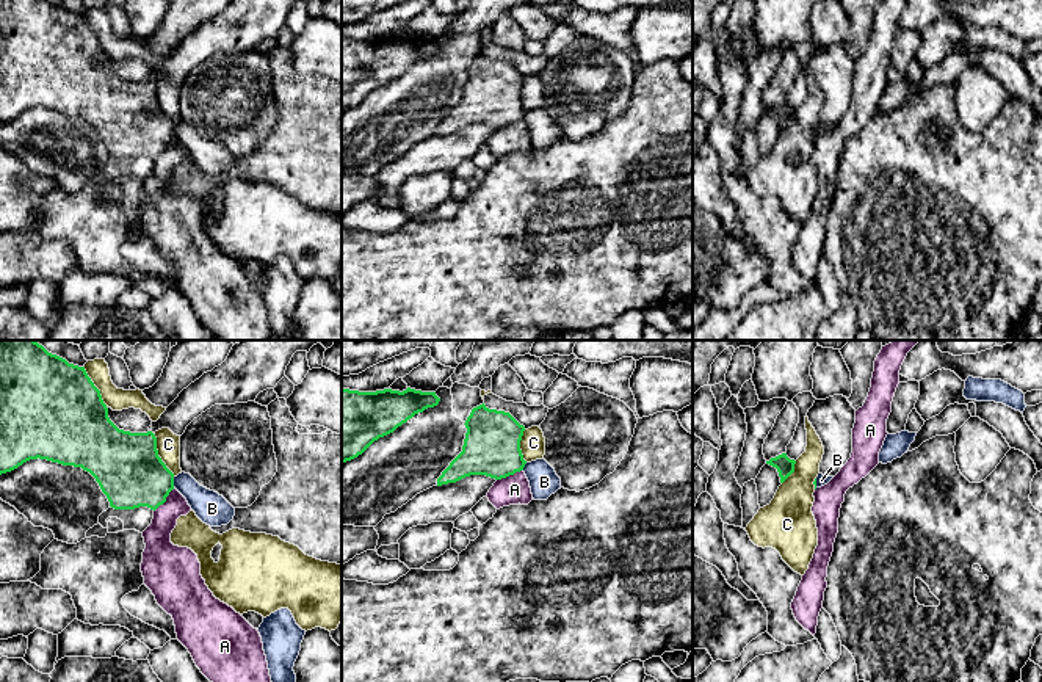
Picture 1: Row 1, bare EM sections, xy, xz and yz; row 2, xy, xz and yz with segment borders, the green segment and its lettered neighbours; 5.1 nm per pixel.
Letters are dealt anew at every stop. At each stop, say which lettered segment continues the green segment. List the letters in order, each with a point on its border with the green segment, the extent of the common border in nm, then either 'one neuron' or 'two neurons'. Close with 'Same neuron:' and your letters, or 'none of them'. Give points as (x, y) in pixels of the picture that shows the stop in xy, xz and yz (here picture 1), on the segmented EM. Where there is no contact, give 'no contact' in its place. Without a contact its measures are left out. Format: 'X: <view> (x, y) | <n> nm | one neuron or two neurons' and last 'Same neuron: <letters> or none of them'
A: xz (510, 474) | 150 nm | two neurons
B: xy (173, 482) | 60 nm | two neurons
C: xy (157, 455) | 260 nm | two neurons
Same neuron: none of them

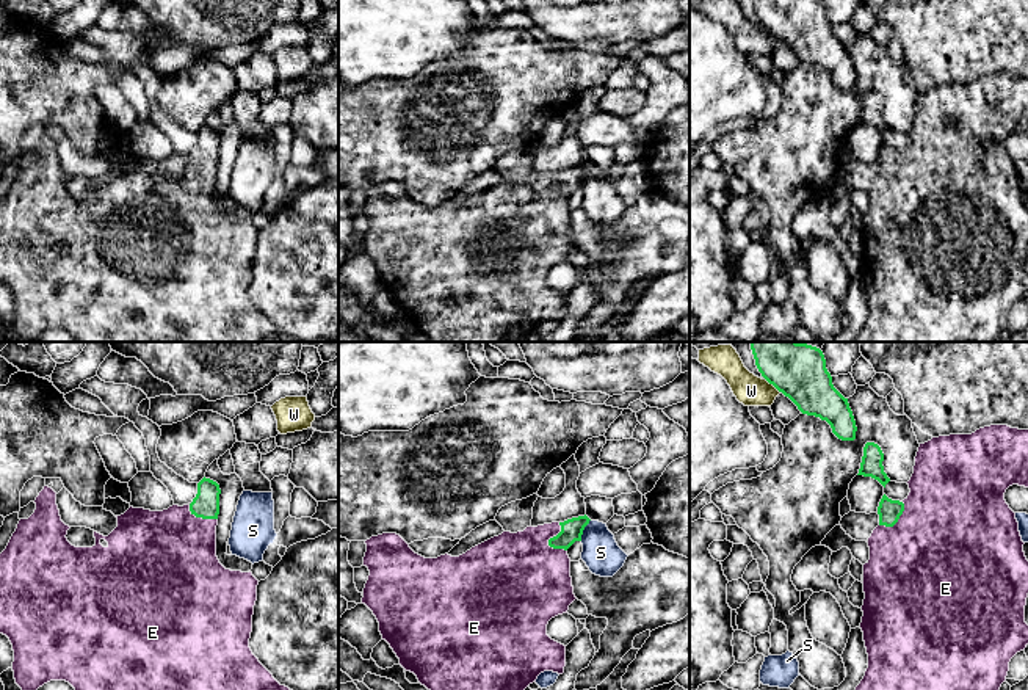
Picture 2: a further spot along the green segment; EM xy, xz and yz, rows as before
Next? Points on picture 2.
E: xz (549, 541) | 160 nm | one neuron
S: xz (583, 529) | 120 nm | two neurons
W: yz (773, 384) | 110 nm | two neurons
Same neuron: E

